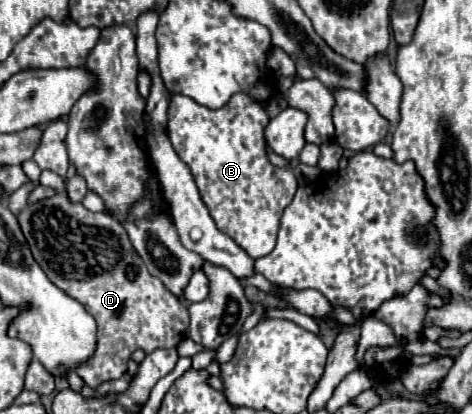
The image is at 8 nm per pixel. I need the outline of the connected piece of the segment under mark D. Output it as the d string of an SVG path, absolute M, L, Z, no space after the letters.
M59 188L53 198L39 200L39 202L29 202L21 214L17 216L21 230L27 238L27 244L37 260L37 264L43 268L47 278L61 288L65 294L75 298L85 306L85 310L95 318L97 322L97 348L93 356L75 368L75 372L81 376L81 380L97 388L105 380L121 378L127 372L127 360L129 356L141 348L147 354L157 350L157 348L175 348L183 334L187 332L189 326L189 312L187 312L187 302L181 302L175 298L159 278L151 276L131 246L127 238L127 230L123 224L107 214L95 214L87 210L81 202L71 202L67 198L65 188Z

